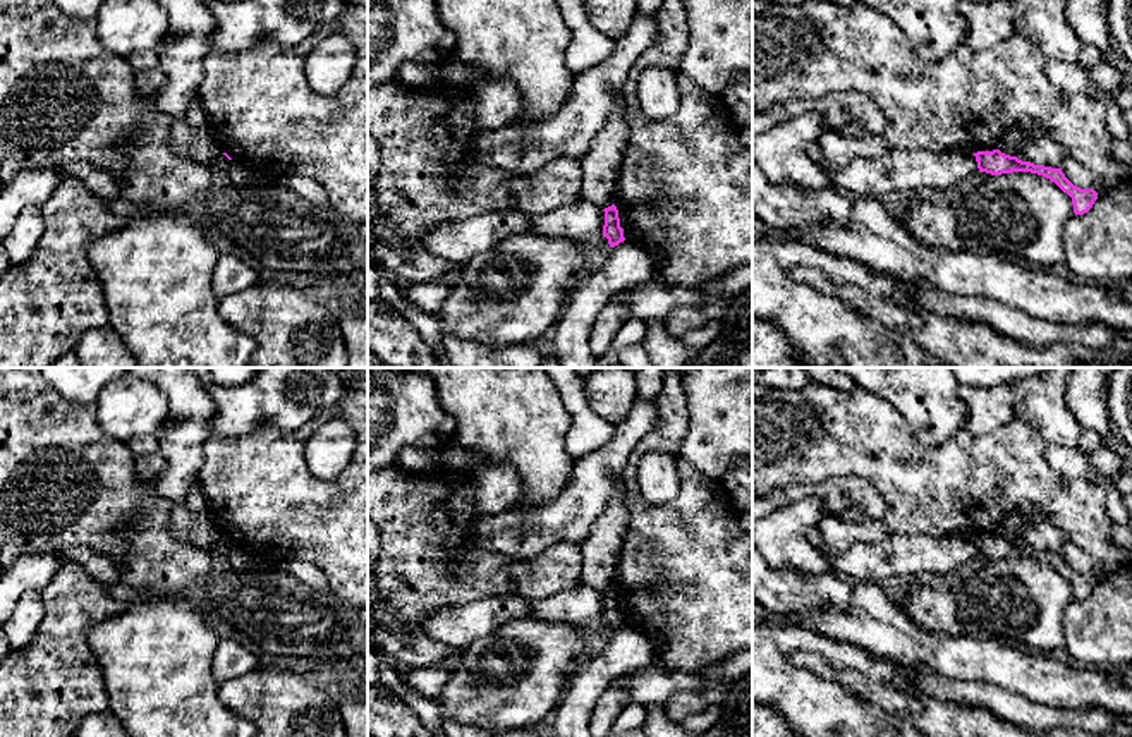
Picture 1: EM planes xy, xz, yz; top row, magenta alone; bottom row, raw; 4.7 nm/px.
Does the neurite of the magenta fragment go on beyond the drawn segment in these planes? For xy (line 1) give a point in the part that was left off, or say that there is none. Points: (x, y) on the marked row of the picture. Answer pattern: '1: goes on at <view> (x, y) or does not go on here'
1: does not go on here

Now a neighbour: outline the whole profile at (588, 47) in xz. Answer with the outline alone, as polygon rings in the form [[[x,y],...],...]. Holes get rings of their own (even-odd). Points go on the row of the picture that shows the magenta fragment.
[[[555,0],[562,17],[572,33],[565,50],[565,65],[574,76],[599,65],[615,46],[615,41],[601,34],[587,19],[582,0]]]

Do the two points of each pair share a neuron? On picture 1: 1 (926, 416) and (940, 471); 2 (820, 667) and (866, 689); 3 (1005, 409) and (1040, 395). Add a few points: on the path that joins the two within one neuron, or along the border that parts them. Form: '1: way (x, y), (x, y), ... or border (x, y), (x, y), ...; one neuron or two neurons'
1: border (902, 418), (923, 444), (943, 444), (964, 426); two neurons
2: way (832, 672), (854, 681); one neuron
3: border (1010, 385), (1019, 416); two neurons

